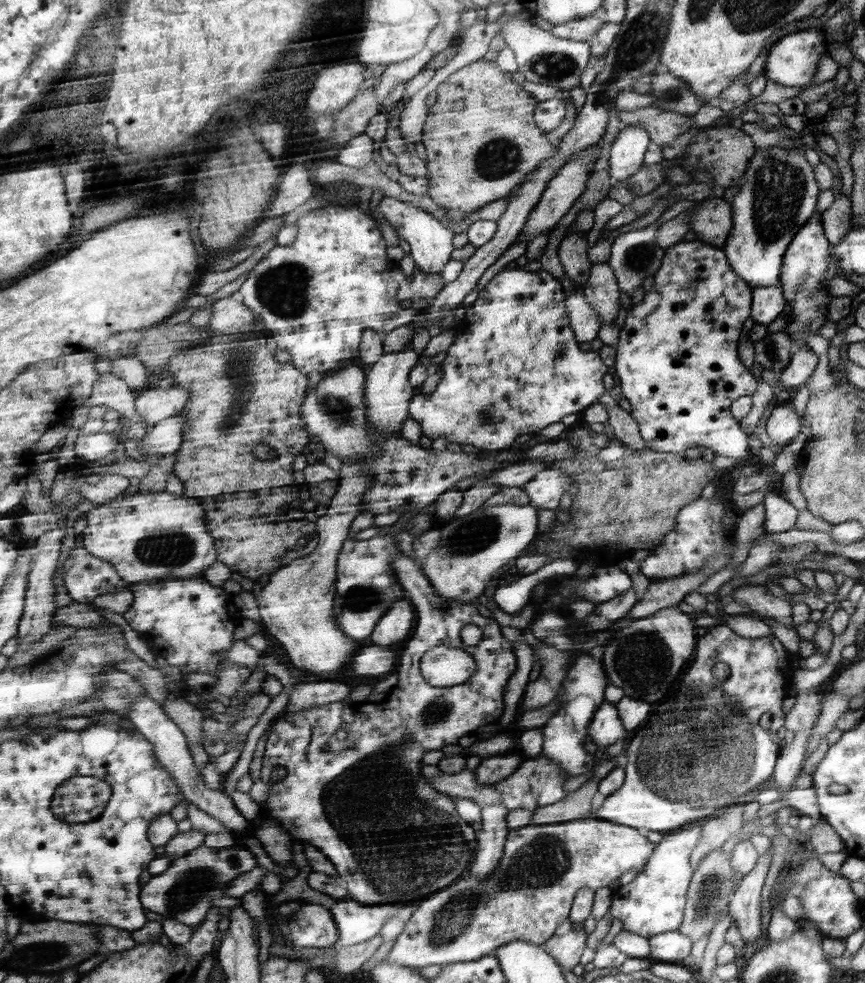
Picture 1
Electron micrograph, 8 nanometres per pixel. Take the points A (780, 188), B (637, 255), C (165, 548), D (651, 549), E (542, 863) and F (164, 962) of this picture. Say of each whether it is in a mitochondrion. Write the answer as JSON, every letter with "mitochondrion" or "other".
{"A":"mitochondrion","B":"mitochondrion","C":"mitochondrion","D":"other","E":"mitochondrion","F":"other"}

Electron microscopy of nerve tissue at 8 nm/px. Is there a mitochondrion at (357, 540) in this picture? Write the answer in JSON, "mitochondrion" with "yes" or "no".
{"mitochondrion":"no"}

